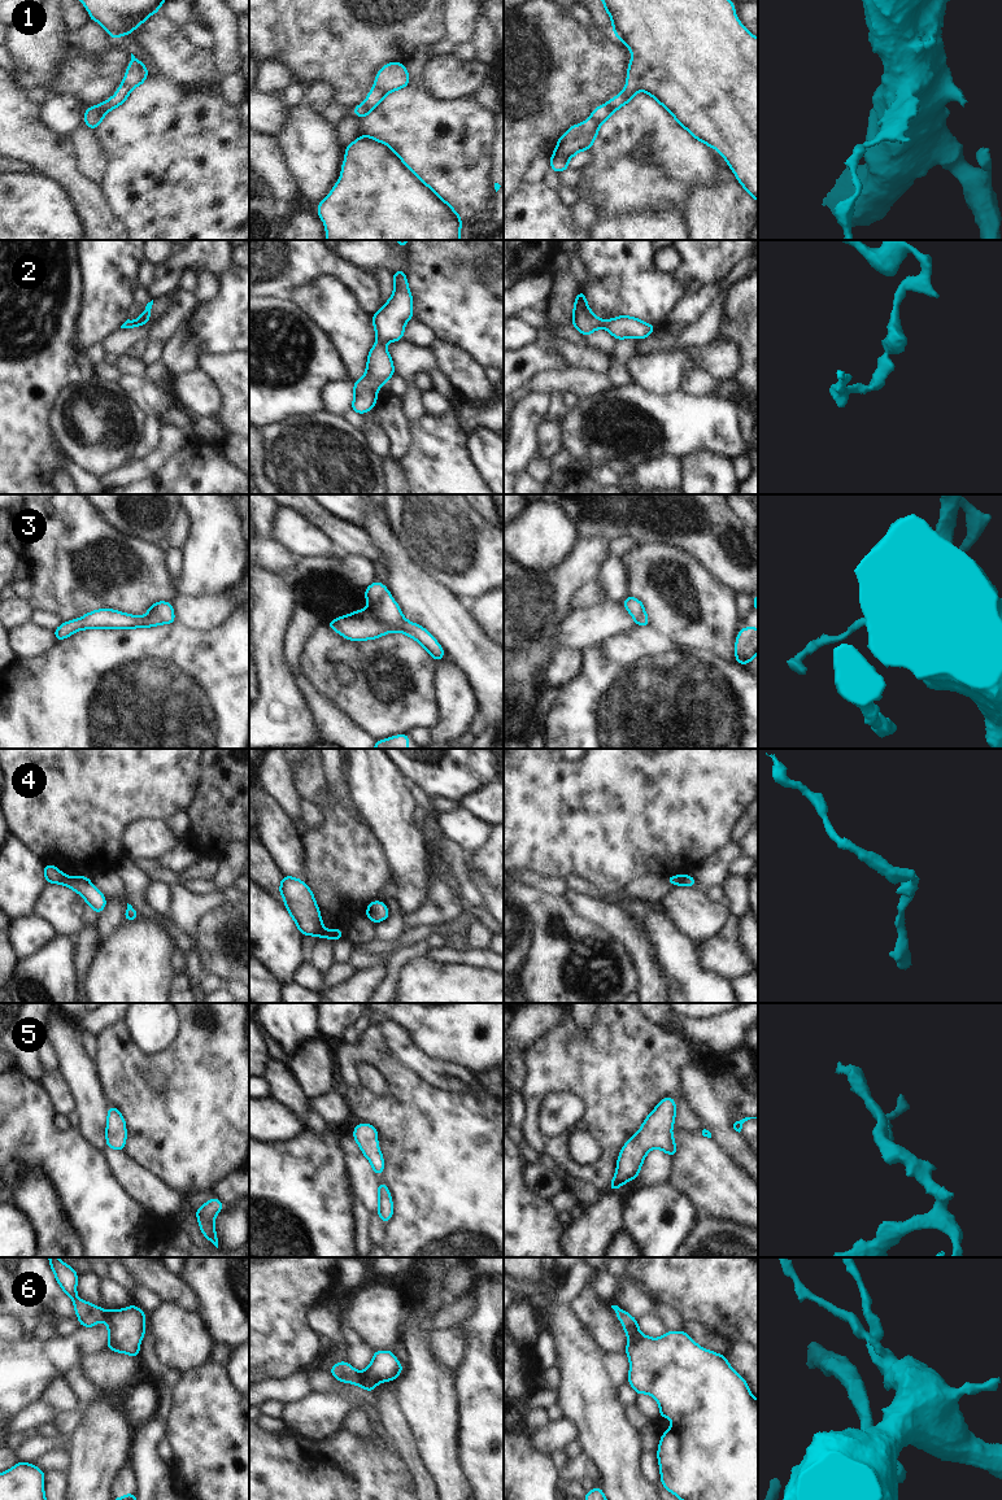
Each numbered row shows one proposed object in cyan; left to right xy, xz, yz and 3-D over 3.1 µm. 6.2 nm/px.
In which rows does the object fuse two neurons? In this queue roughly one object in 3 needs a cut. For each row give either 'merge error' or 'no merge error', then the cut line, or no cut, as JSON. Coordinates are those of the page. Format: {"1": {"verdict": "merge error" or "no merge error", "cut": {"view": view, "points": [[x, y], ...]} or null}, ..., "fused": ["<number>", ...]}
{"1": {"verdict": "no merge error", "cut": null}, "2": {"verdict": "no merge error", "cut": null}, "3": {"verdict": "merge error", "cut": {"view": "xz", "points": [[369, 609], [378, 619], [393, 623], [414, 637]]}}, "4": {"verdict": "merge error", "cut": {"view": "xz", "points": [[322, 928], [313, 934]]}}, "5": {"verdict": "no merge error", "cut": null}, "6": {"verdict": "no merge error", "cut": null}, "fused": ["3", "4"]}

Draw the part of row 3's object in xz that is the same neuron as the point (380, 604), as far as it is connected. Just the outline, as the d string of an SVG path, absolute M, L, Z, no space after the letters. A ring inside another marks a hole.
M375 580L365 589L365 598L370 612L380 622L395 624L405 632L410 632L427 653L439 662L445 655L441 645L422 625L406 620L388 588Z

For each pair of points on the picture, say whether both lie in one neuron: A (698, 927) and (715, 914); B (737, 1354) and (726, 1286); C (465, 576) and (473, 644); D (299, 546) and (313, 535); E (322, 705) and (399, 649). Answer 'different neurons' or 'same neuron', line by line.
A: same neuron
B: different neurons
C: different neurons
D: same neuron
E: different neurons

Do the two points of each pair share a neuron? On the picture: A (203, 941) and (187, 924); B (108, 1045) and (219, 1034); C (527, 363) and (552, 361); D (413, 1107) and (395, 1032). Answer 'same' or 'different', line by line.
A: different
B: same
C: same
D: different

